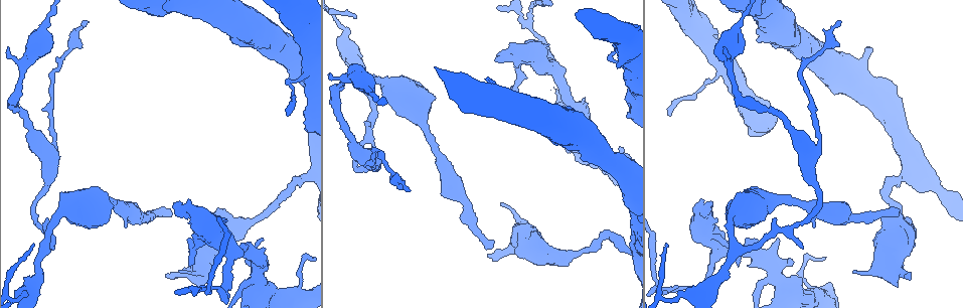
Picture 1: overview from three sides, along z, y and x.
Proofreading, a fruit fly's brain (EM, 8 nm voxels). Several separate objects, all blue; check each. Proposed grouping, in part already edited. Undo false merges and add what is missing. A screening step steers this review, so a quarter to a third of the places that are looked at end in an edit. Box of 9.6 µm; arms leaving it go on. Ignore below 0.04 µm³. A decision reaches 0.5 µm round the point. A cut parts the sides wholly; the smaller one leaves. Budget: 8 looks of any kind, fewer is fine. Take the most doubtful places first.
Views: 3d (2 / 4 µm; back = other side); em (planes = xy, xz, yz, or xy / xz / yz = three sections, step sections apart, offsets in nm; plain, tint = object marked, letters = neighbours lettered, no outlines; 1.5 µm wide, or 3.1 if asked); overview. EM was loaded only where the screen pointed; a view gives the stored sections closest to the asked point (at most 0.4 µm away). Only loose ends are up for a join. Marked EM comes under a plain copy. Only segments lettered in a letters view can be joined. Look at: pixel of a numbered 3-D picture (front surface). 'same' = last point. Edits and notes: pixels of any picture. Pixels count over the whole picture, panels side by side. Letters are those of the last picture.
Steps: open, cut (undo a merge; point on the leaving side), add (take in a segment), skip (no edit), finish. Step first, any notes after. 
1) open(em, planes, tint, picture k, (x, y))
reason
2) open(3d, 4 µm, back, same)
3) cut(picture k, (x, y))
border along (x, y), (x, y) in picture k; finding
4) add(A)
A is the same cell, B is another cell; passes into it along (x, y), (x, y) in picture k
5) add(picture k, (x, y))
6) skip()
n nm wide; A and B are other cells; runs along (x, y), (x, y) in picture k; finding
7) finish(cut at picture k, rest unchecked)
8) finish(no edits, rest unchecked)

open(em, planes, tint, picture 1, (286, 113))
thin end

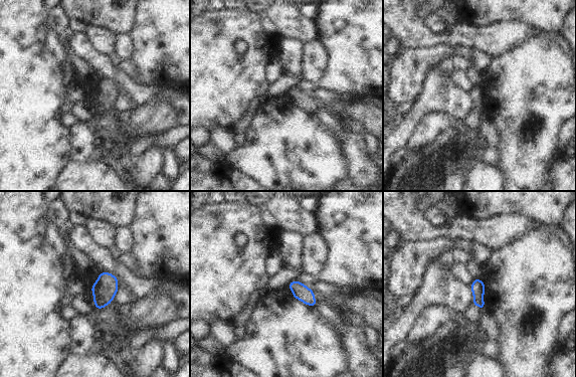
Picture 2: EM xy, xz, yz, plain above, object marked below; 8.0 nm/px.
open(em, planes, letters, same)
see the neighbours

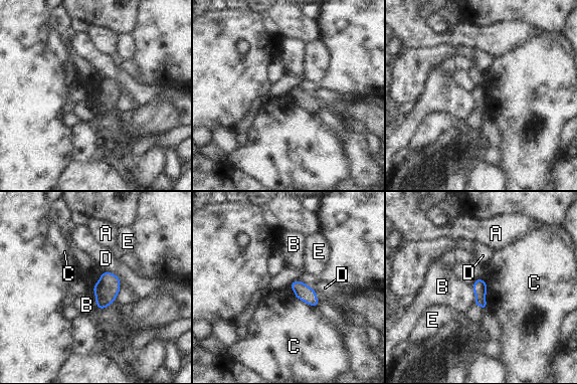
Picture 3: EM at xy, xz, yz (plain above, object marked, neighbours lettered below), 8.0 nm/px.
skip()
A, B, C, D and E are other cells; border along (471, 285), (474, 304) in picture 3; no lettered segment goes on from it

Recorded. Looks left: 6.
open(3d, 4 µm, picture 1, (545, 242))
free end

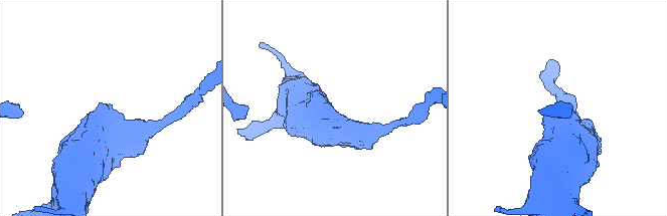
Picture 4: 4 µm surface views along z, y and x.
open(em, xz, step 4, tint, picture 4, (104, 103))
now the EM

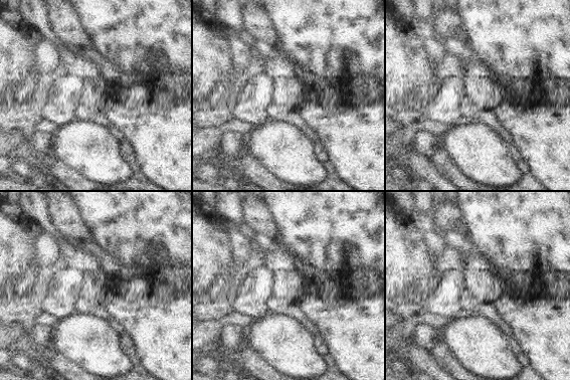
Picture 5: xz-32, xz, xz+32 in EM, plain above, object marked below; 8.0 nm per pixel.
open(em, xy, step 4, letters, same)
cut it another way

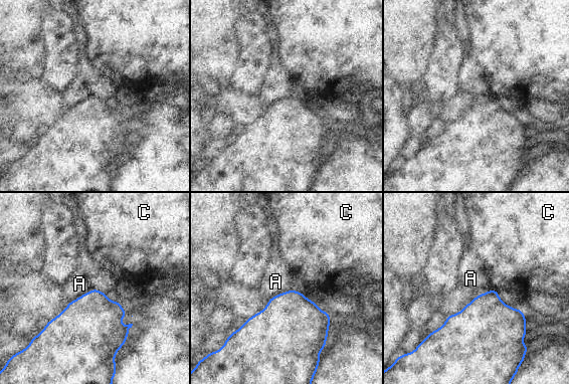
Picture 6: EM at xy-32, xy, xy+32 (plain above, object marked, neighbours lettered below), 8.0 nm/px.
skip()
A touches over 240 nm; A and C are other cells; border along (93, 288), (69, 303) in picture 6; no lettered segment goes on from it

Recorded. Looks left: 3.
open(em, planes, letters, picture 1, (208, 290))
abrupt turn

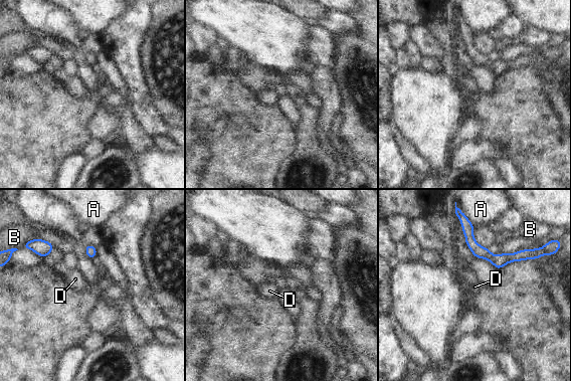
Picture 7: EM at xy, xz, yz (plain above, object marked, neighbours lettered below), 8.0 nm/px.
skip()
A, B and D are other cells; runs along (461, 217), (469, 241), (492, 258), (558, 244) in picture 7; one neuron here

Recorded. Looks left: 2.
finish(no edits, rest unchecked)

